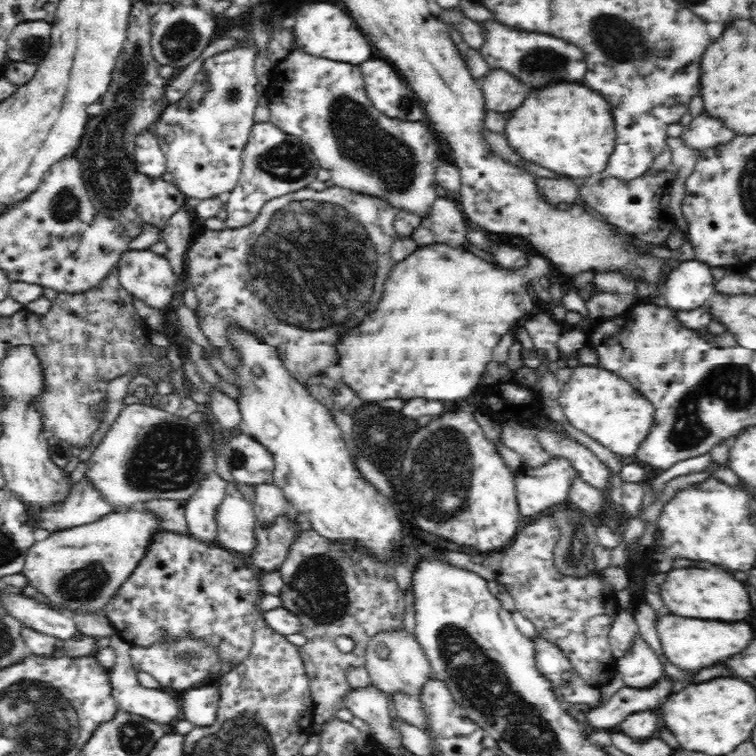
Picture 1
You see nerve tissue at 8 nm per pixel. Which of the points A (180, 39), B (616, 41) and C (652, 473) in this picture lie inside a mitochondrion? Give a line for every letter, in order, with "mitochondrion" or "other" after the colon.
A: mitochondrion
B: mitochondrion
C: other

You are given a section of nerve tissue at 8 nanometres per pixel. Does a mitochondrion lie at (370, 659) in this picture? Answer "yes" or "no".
no

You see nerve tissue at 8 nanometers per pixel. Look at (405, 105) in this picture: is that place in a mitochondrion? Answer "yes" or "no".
yes

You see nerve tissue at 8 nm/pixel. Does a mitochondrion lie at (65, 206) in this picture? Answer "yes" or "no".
yes

